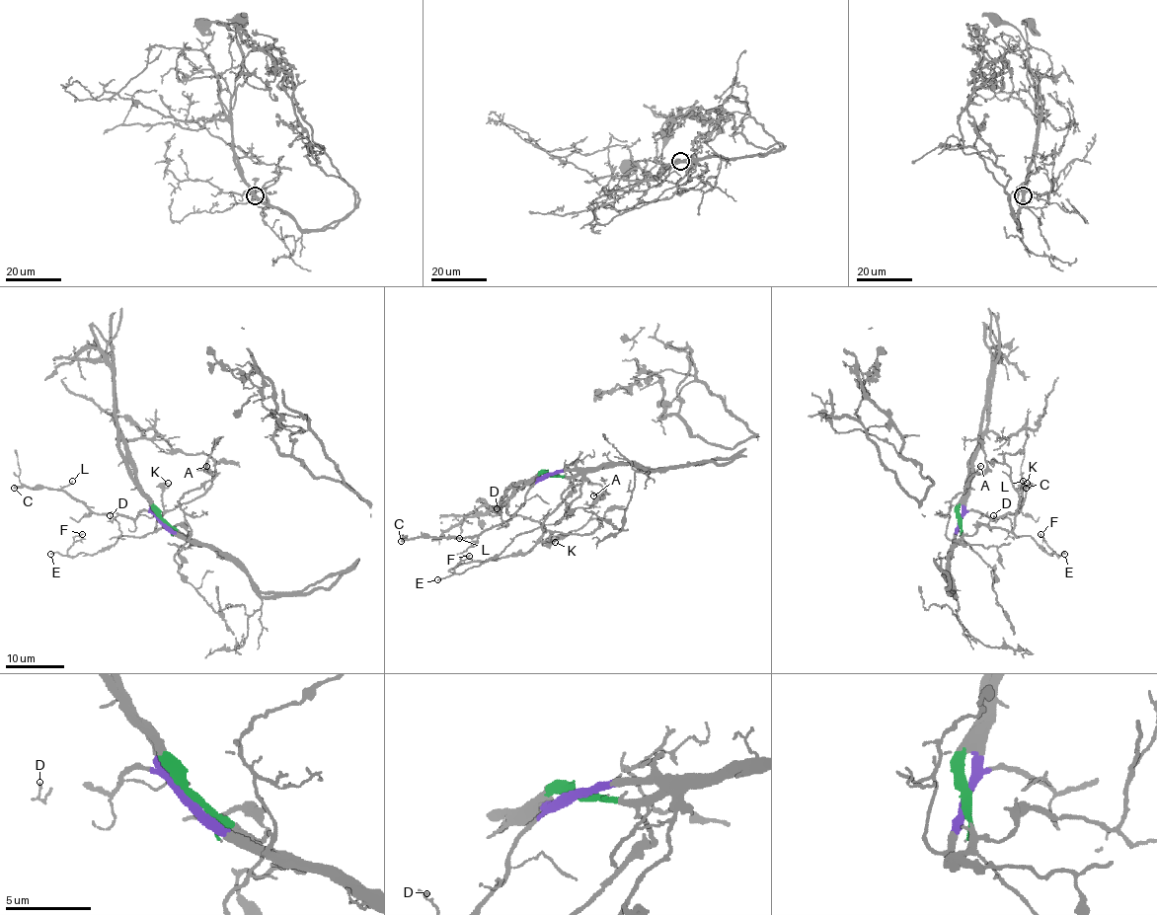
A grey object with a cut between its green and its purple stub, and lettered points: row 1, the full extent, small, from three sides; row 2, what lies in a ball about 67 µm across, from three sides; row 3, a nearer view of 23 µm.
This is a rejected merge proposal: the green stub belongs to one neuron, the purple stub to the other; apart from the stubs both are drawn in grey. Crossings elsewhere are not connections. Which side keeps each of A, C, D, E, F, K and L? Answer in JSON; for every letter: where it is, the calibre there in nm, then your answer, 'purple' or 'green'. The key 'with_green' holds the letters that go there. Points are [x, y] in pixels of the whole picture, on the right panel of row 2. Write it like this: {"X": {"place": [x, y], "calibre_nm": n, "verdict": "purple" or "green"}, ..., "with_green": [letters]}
{"A": {"place": [980, 466], "calibre_nm": 130, "verdict": "purple"}, "C": {"place": [1026, 488], "calibre_nm": 280, "verdict": "purple"}, "D": {"place": [993, 515], "calibre_nm": 90, "verdict": "purple"}, "E": {"place": [1064, 554], "calibre_nm": 130, "verdict": "green"}, "F": {"place": [1041, 534], "calibre_nm": 110, "verdict": "green"}, "K": {"place": [1027, 483], "calibre_nm": 280, "verdict": "green"}, "L": {"place": [1023, 481], "calibre_nm": 130, "verdict": "purple"}, "with_green": ["E", "F", "K"]}

